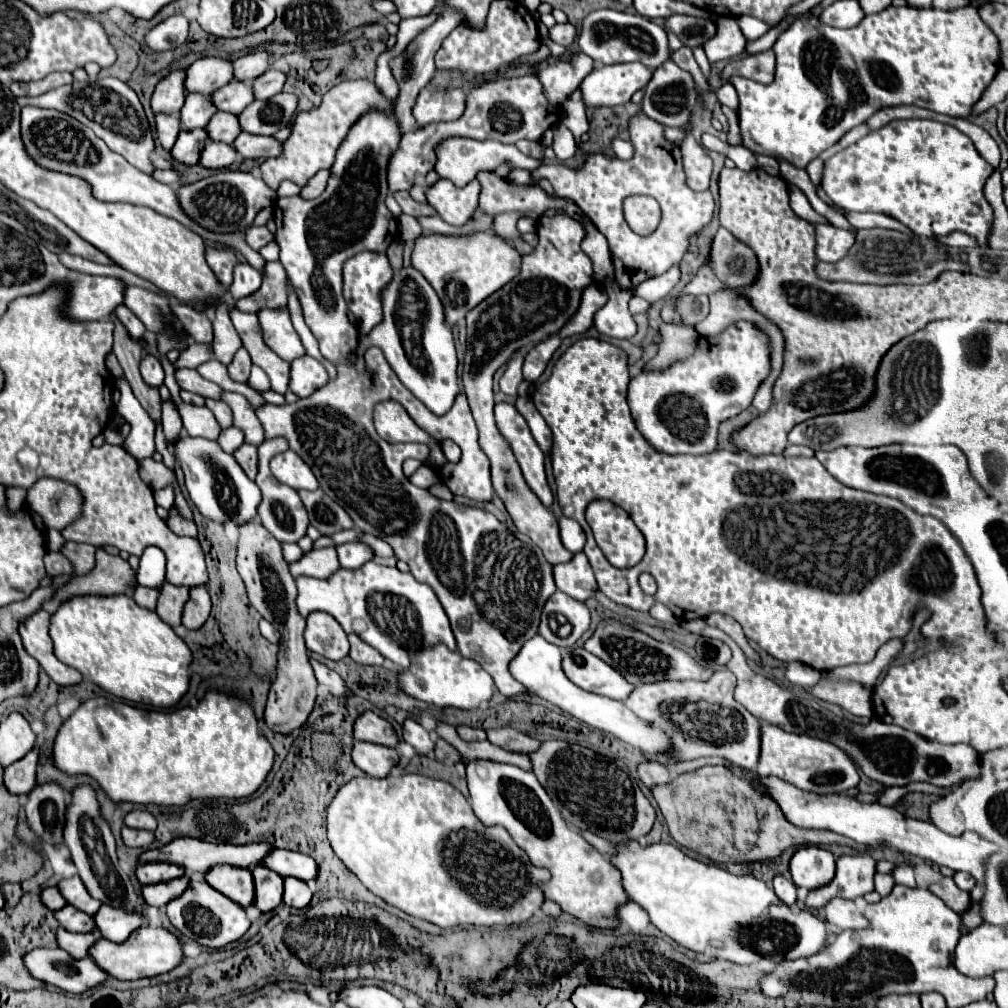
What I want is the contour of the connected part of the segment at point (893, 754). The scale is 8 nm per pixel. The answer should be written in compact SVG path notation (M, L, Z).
M729 638L729 646L733 650L733 658L729 660L727 668L737 676L737 688L735 688L737 702L741 702L761 722L779 726L785 732L821 738L825 742L839 746L861 768L861 772L867 778L877 780L883 786L931 782L939 788L951 788L953 784L961 780L977 778L983 774L979 754L971 746L967 744L947 746L939 742L929 742L927 738L921 738L919 734L913 734L893 724L885 724L881 720L871 720L869 724L857 724L847 718L841 718L833 714L829 708L821 706L817 700L807 698L803 694L797 696L791 690L777 686L771 678L755 674L747 664L747 656L731 638Z

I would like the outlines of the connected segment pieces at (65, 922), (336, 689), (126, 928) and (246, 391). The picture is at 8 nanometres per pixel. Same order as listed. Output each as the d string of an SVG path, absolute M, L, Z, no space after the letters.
M65 906L57 912L53 912L53 916L59 922L59 926L63 926L69 932L91 932L91 930L95 930L91 916L73 908L73 906Z
M309 660L311 666L313 666L313 672L315 672L315 678L319 684L323 684L331 694L335 696L343 696L347 692L347 686L345 682L341 680L341 676L335 672L335 670L329 670L325 664L317 662L317 660Z
M103 904L93 916L97 924L97 934L101 938L109 938L111 942L123 942L133 930L141 926L139 914L125 914L121 908L113 908Z
M211 358L211 360L205 362L205 364L201 364L201 366L197 368L197 372L203 374L207 380L215 382L217 386L221 386L223 390L243 394L243 396L253 404L253 408L257 408L257 404L263 404L263 398L261 398L253 388L249 388L247 384L241 384L241 382L233 382L233 380L229 378L227 366L221 364L221 362L215 360L215 358Z

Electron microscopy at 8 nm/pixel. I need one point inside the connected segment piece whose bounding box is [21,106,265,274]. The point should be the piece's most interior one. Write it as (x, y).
(54, 140)

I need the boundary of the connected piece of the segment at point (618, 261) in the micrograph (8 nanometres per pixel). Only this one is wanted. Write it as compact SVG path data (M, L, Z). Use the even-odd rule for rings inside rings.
M639 110L633 118L629 118L629 140L635 148L631 160L593 152L587 154L585 162L577 168L563 162L549 162L531 172L533 184L537 184L539 178L547 178L555 192L573 200L597 226L597 230L607 238L615 266L615 282L621 288L625 288L625 284L629 284L627 288L635 288L637 284L661 276L673 264L681 262L683 254L689 248L689 238L695 232L703 230L713 218L715 200L711 192L693 192L685 184L681 150L675 142L665 138L663 130L665 128L659 122L651 120L643 114L643 110ZM627 194L649 194L659 202L663 218L653 234L633 234L633 230L625 222L621 204Z

